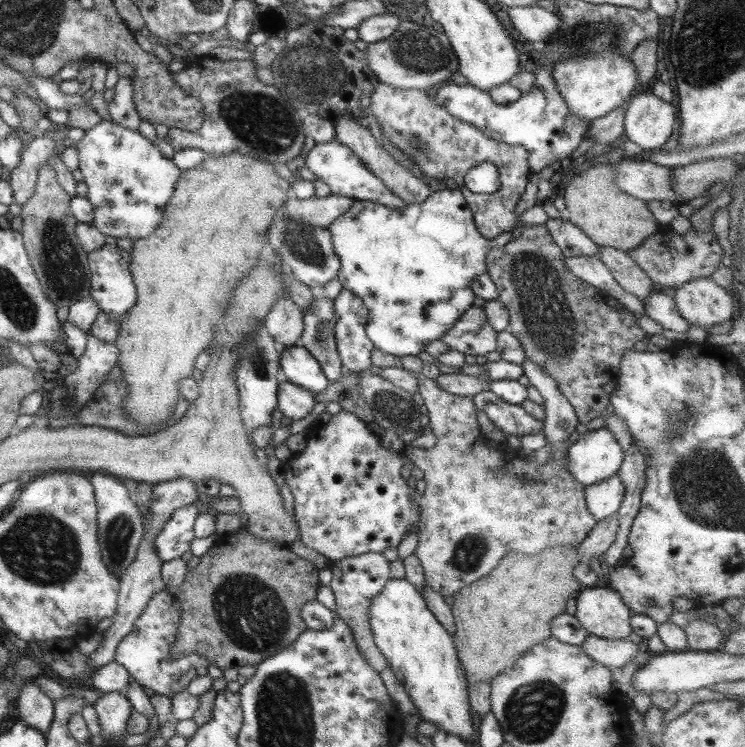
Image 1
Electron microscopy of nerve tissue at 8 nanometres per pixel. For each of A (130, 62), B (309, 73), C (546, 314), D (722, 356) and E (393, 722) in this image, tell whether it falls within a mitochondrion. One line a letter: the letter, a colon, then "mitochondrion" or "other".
A: other
B: mitochondrion
C: mitochondrion
D: other
E: other

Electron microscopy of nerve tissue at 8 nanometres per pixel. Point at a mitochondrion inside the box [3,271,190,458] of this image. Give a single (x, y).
(67, 403)

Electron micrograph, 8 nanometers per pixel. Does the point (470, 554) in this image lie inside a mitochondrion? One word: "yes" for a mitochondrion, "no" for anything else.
yes

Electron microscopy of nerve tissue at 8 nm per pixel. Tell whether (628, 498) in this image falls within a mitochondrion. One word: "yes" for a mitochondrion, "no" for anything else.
no

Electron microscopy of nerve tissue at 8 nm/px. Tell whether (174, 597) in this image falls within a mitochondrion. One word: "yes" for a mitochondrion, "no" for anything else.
no

